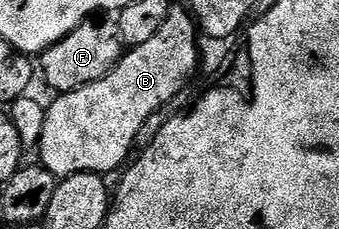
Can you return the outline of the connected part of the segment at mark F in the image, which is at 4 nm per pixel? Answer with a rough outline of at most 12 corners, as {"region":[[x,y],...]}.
{"region":[[114,16],[86,18],[40,56],[58,94],[100,80],[122,57]]}

